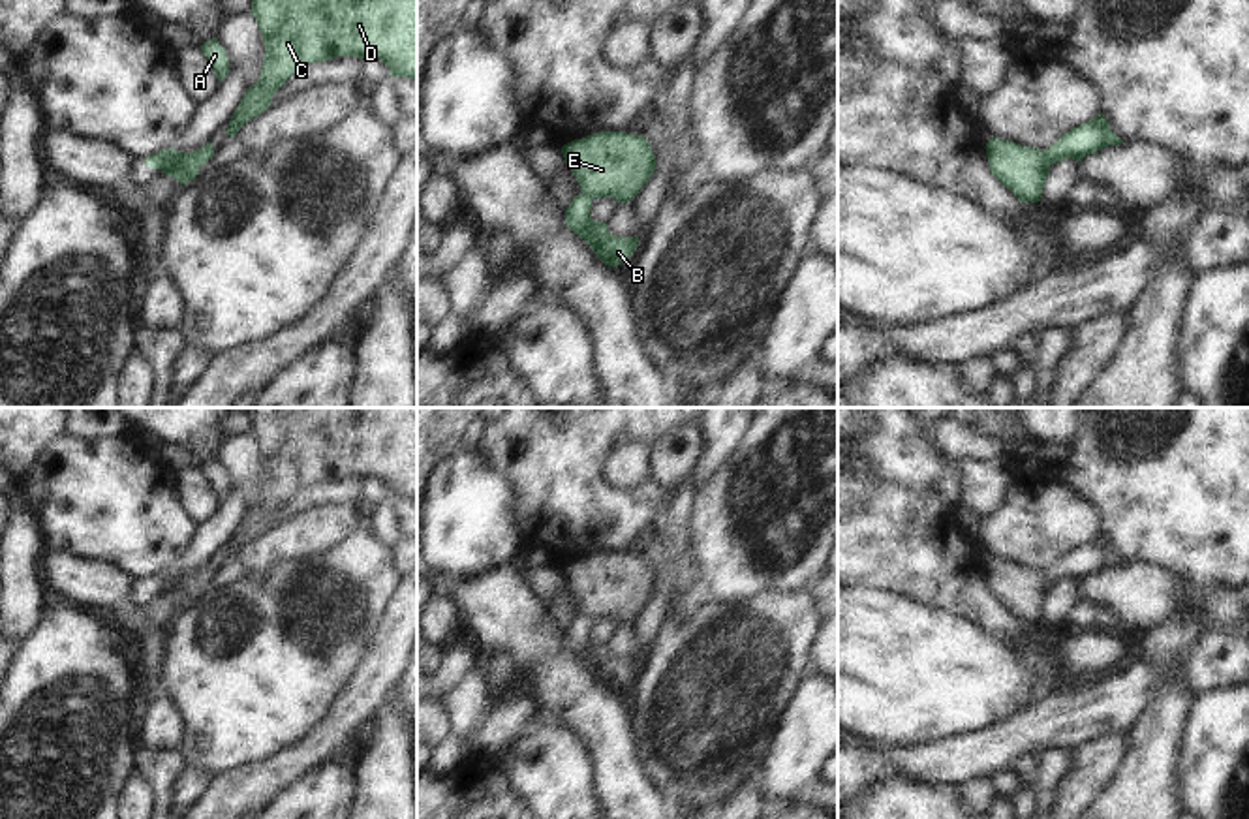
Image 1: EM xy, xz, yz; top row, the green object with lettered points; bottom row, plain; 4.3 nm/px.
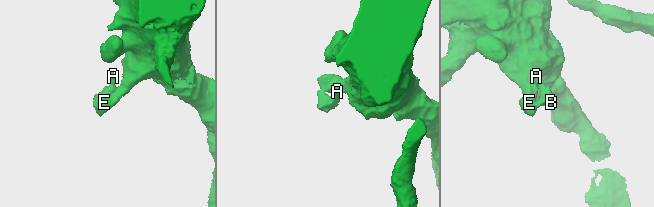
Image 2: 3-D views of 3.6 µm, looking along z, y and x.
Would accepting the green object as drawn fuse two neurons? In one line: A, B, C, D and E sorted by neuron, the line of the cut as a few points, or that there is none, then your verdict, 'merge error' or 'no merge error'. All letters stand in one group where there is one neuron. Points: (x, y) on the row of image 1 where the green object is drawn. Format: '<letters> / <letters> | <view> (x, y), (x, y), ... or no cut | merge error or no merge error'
A B / C D E | xy (169, 149), (162, 169) | merge error

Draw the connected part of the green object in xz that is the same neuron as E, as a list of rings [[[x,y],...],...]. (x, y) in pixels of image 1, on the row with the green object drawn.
[[[597,131],[562,147],[580,192],[592,199],[633,199],[655,171],[655,158],[642,135]]]

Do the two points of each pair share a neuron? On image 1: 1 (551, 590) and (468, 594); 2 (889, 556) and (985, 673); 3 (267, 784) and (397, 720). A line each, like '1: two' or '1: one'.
1: two
2: two
3: two

